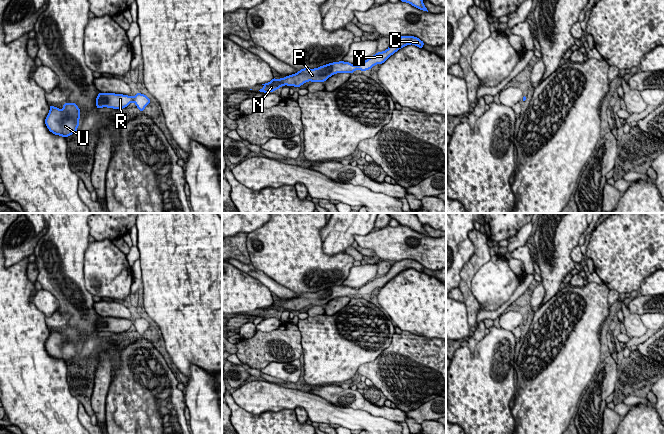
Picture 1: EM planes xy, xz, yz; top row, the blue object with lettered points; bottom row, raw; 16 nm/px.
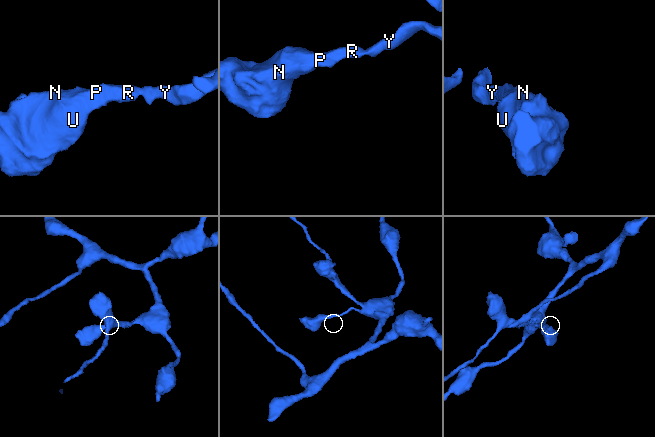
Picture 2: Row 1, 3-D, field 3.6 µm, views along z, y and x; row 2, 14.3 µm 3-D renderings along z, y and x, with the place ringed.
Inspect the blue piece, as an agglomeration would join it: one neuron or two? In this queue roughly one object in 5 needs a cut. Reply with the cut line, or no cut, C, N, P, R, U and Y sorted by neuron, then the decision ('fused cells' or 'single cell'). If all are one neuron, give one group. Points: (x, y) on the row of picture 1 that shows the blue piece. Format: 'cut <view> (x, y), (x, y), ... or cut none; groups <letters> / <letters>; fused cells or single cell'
cut none; groups C N P R U Y; single cell

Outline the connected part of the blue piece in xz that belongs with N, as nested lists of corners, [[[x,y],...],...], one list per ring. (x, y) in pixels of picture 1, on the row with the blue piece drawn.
[[[401,36],[395,38],[391,42],[387,50],[376,53],[358,66],[355,66],[349,62],[339,61],[329,63],[315,69],[300,69],[299,72],[290,76],[285,76],[284,78],[280,79],[273,78],[270,82],[262,84],[264,87],[262,89],[259,89],[258,92],[273,92],[284,85],[300,87],[308,81],[324,82],[336,73],[353,73],[357,69],[361,71],[366,71],[371,69],[376,64],[384,63],[391,55],[393,55],[399,49],[410,44],[413,44],[419,48],[423,48],[424,42],[414,36]]]

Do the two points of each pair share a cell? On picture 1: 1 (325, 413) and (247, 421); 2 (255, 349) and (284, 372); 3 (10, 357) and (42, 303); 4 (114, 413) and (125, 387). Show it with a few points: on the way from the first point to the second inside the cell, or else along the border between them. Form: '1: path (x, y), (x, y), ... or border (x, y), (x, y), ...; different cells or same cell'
1: border (293, 409), (269, 410); different cells
2: border (294, 359), (288, 362), (270, 362), (260, 369); different cells
3: border (36, 291), (33, 303), (46, 316); different cells
4: path (120, 407), (125, 402), (125, 393); same cell

